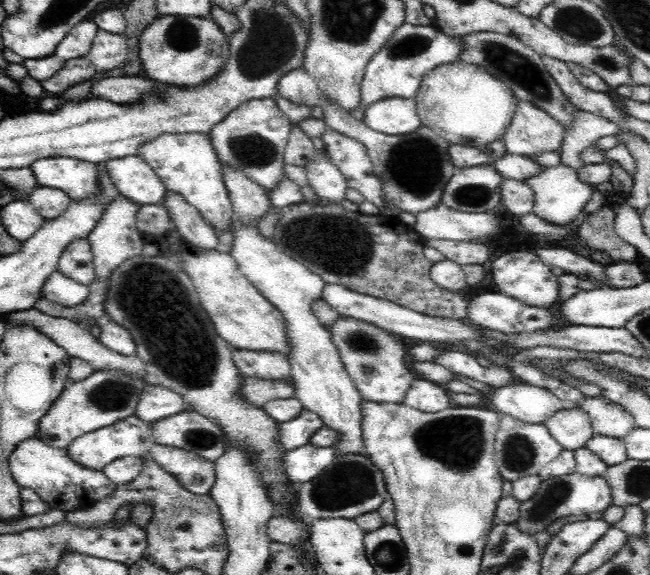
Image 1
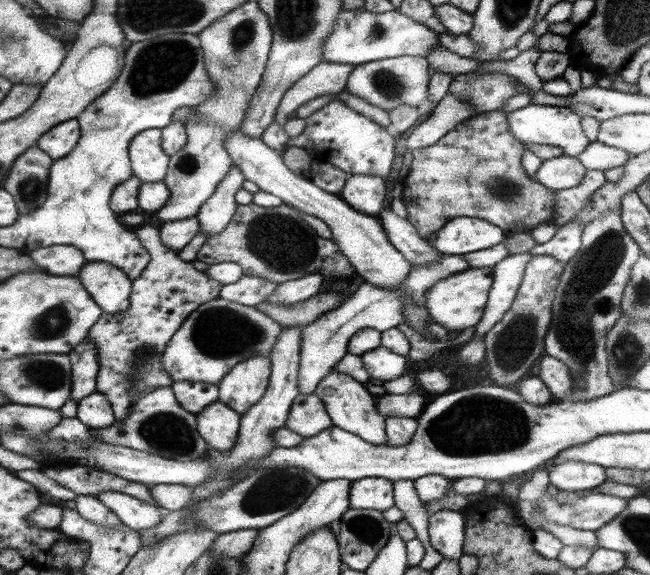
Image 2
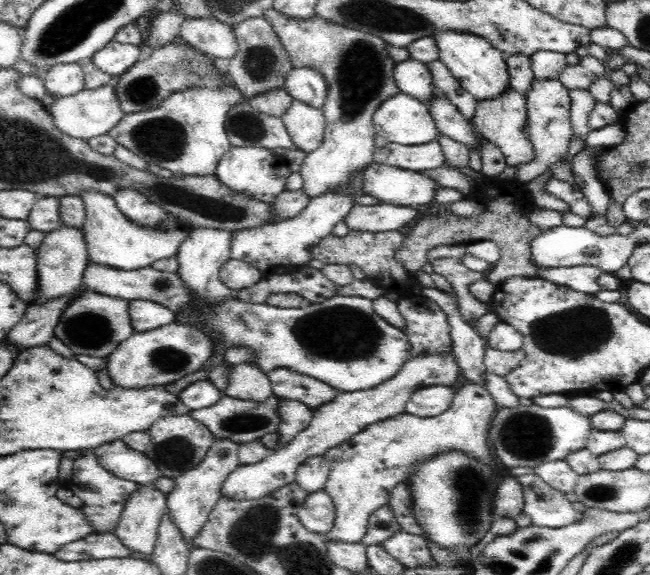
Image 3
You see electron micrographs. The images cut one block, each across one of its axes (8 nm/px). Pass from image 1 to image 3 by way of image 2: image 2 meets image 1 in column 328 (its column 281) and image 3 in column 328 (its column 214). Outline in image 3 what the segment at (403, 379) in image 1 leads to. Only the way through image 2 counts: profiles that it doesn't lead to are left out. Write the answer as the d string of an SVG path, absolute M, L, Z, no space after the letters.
M332 296L308 308L276 308L264 304L252 304L232 298L214 305L207 312L207 322L218 331L227 348L249 346L255 351L255 365L268 374L272 370L287 368L325 382L337 391L358 392L376 388L390 380L407 362L410 356L408 335L402 329L388 324L373 309L373 300L359 296Z

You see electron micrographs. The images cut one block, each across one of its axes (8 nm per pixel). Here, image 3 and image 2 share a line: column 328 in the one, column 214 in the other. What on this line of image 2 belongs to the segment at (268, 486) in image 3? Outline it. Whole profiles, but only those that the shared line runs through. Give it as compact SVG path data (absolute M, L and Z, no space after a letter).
M213 401L196 415L196 429L209 449L226 451L235 444L240 414L226 404Z

